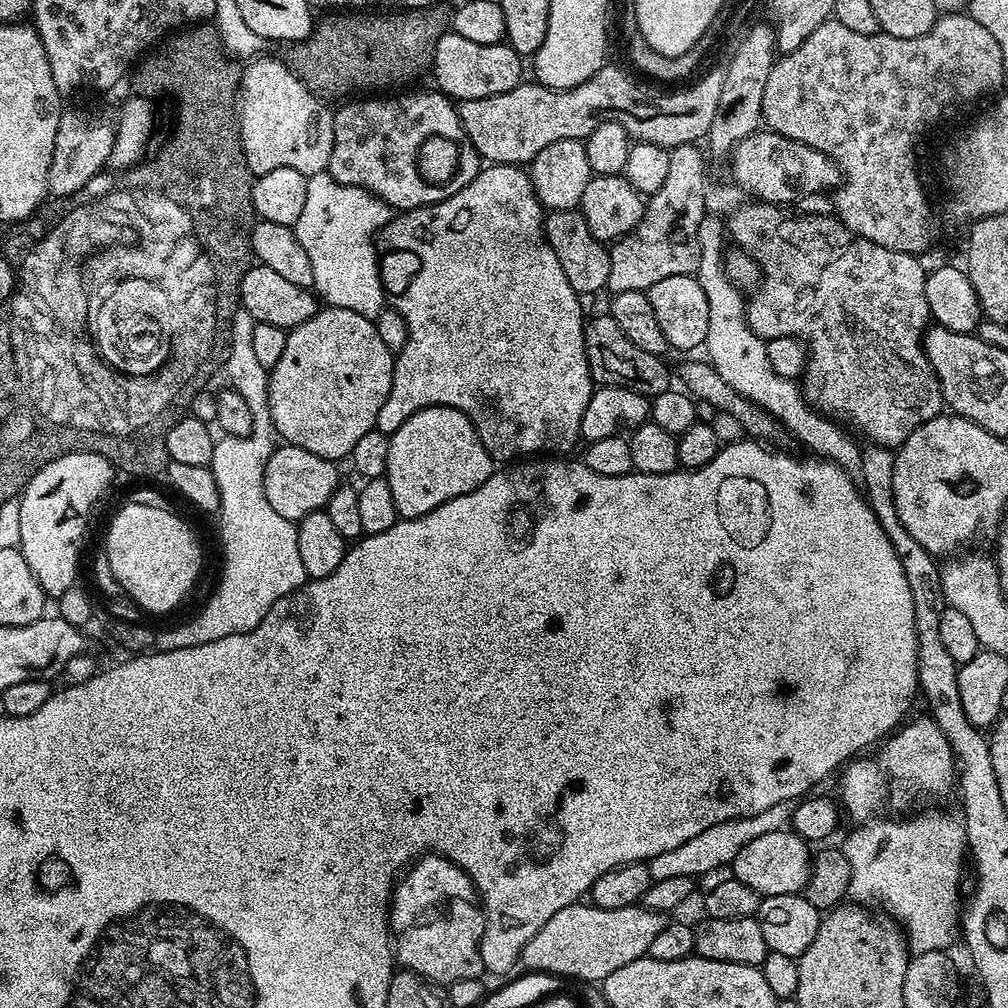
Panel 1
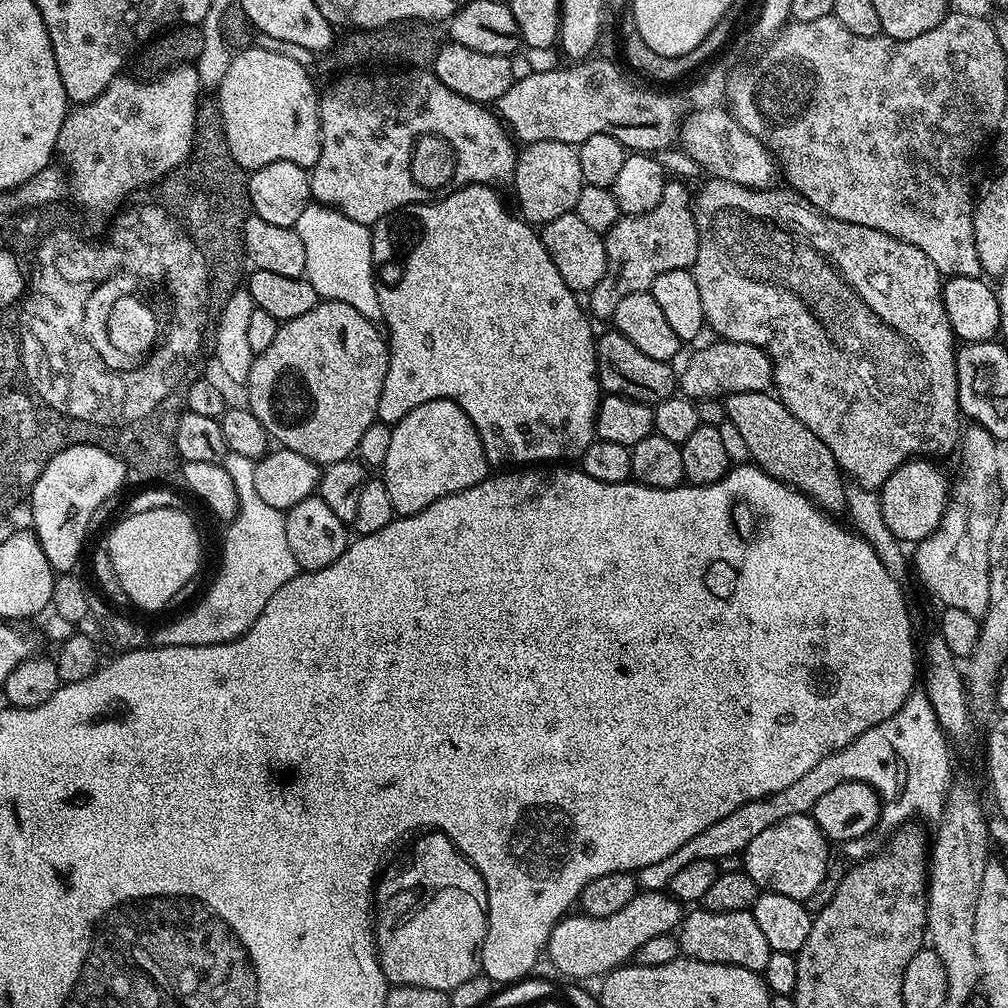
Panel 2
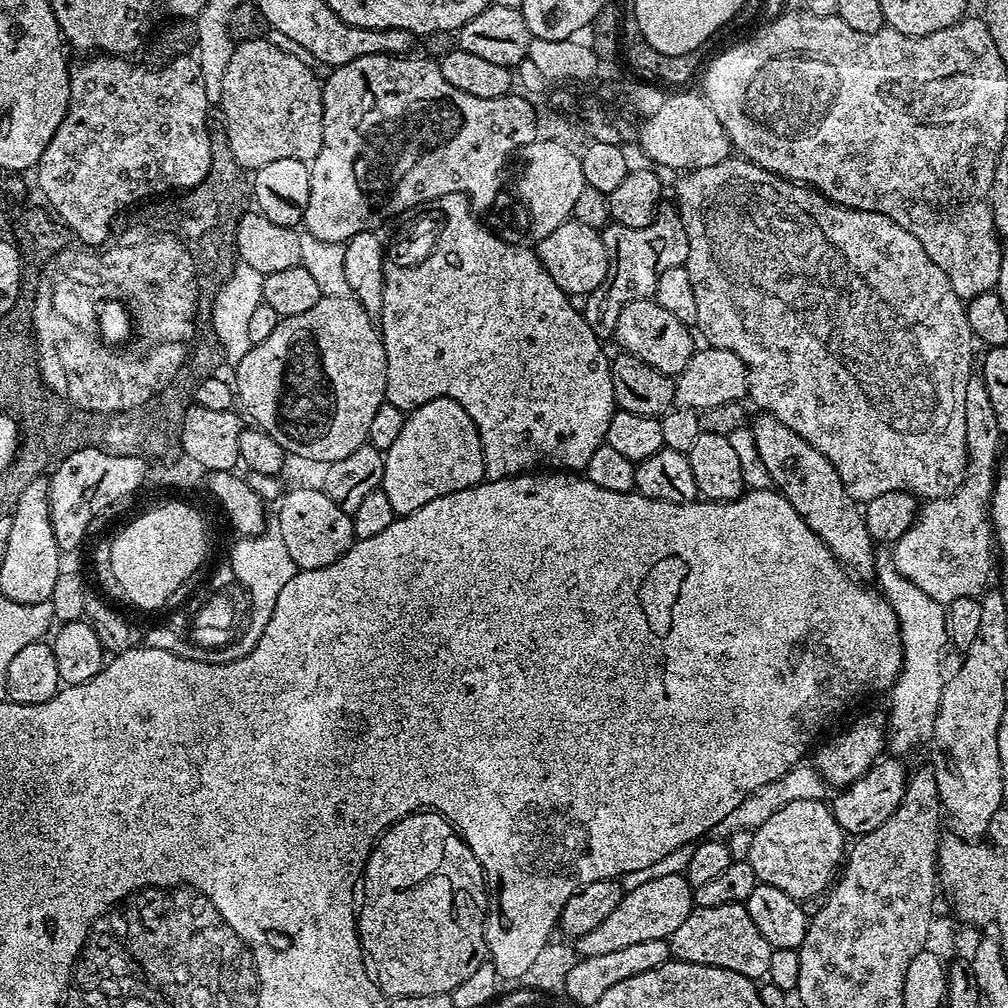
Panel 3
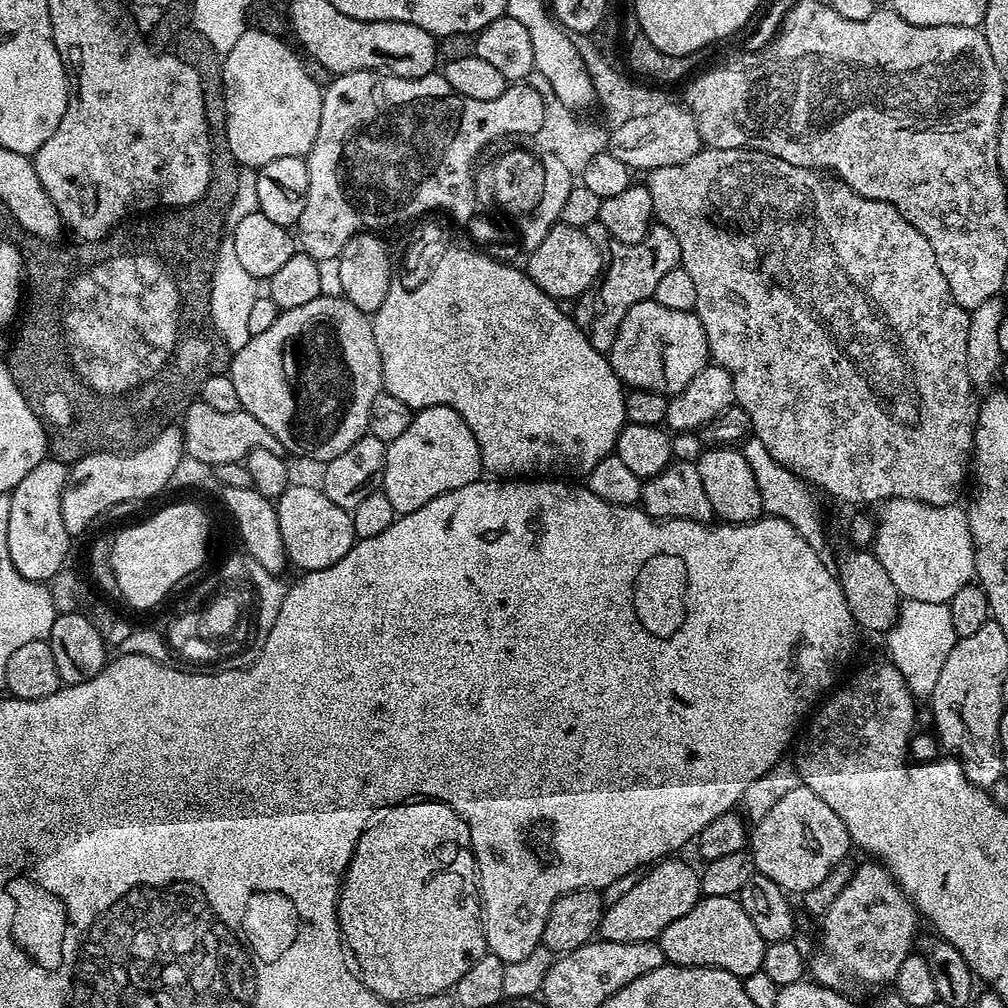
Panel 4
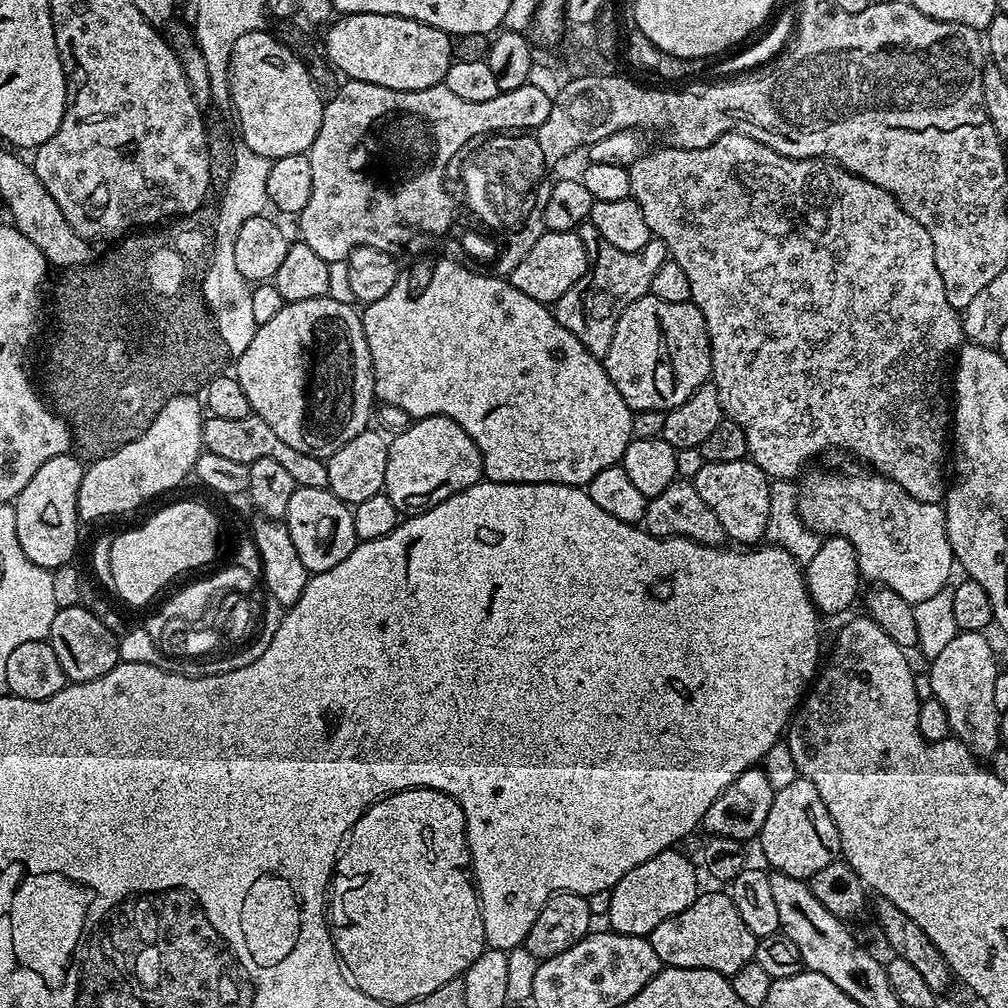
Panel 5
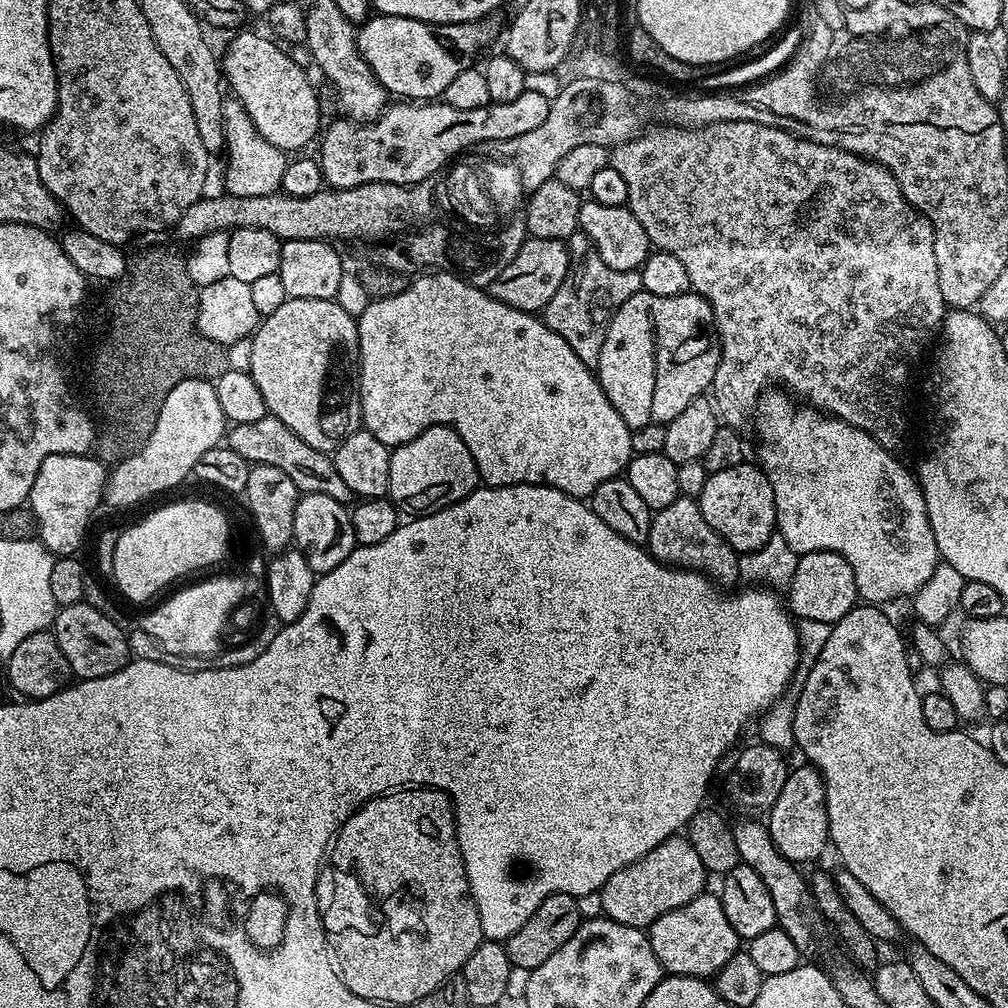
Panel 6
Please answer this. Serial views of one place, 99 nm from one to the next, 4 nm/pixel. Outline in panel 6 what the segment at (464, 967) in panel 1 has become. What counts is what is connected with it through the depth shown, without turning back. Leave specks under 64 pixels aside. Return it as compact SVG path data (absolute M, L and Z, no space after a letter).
M404 786L375 796L340 827L330 848L316 883L316 901L340 976L358 998L410 1006L463 969L466 958L484 940L484 931L456 841L452 802L445 792Z

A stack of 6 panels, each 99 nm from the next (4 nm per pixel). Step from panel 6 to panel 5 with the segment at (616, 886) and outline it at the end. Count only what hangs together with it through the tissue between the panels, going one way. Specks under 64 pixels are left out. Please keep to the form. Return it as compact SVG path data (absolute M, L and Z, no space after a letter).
M669 850L654 854L642 866L634 866L610 889L610 910L606 917L607 927L618 934L631 936L650 935L658 922L666 922L674 914L682 914L686 906L696 900L696 868L680 853L680 850Z

